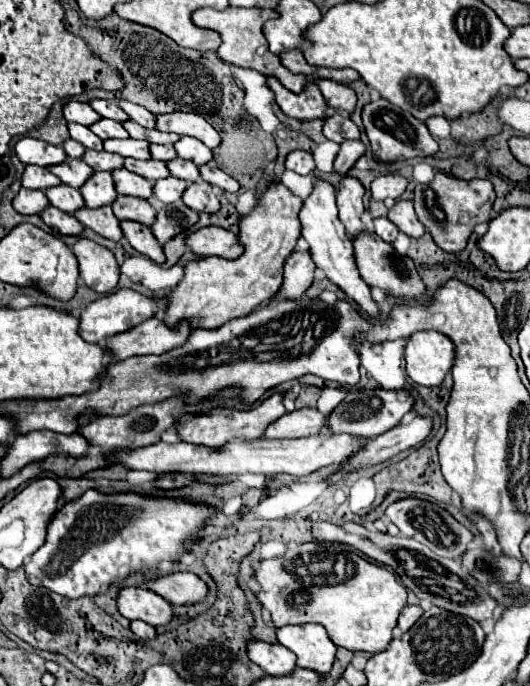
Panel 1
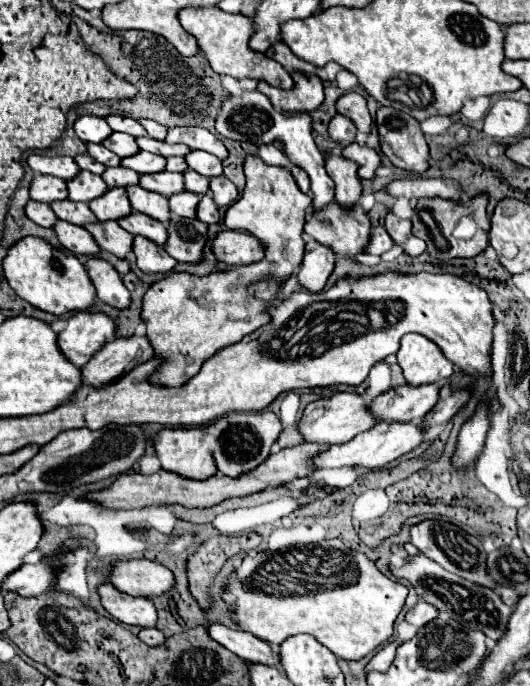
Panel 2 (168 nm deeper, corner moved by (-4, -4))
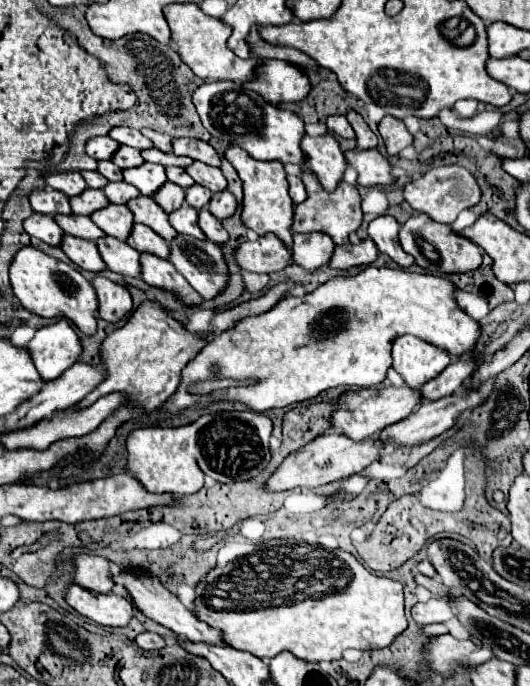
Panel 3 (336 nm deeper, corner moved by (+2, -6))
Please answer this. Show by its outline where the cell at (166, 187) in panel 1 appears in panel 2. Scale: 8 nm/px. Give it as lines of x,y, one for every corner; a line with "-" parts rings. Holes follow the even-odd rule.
180,192
170,196
170,210
180,218
196,218
196,204
200,202
200,196
192,192

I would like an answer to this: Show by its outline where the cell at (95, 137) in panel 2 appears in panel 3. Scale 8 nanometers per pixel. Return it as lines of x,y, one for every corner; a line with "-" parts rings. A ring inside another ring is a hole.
92,136
86,142
86,154
96,160
108,160
114,150
118,150
118,142
114,142
110,136

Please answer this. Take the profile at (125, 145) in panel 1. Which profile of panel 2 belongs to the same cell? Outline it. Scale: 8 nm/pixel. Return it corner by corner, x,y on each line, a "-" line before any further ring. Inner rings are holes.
140,150
138,154
134,154
130,158
124,158
122,166
132,168
138,174
156,174
156,172
162,172
166,168
166,158

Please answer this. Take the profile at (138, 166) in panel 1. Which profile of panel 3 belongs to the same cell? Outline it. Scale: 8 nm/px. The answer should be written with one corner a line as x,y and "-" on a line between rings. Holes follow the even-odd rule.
166,182
166,184
162,184
156,192
154,192
154,196
152,196
166,212
172,212
172,210
176,210
178,206
182,206
182,202
184,202
184,190
182,190
182,186
174,186
174,182

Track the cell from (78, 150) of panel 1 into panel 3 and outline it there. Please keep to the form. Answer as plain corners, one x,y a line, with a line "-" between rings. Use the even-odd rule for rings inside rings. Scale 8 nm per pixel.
80,170
80,174
82,174
82,178
86,180
86,184
88,184
90,188
102,188
102,186
106,186
106,178
102,178
102,174
98,174
98,172

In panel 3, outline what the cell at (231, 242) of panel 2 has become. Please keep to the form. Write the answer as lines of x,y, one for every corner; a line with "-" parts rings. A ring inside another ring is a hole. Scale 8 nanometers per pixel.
274,234
260,236
256,242
246,240
234,250
234,258
242,270
250,272
276,272
286,266
292,254

